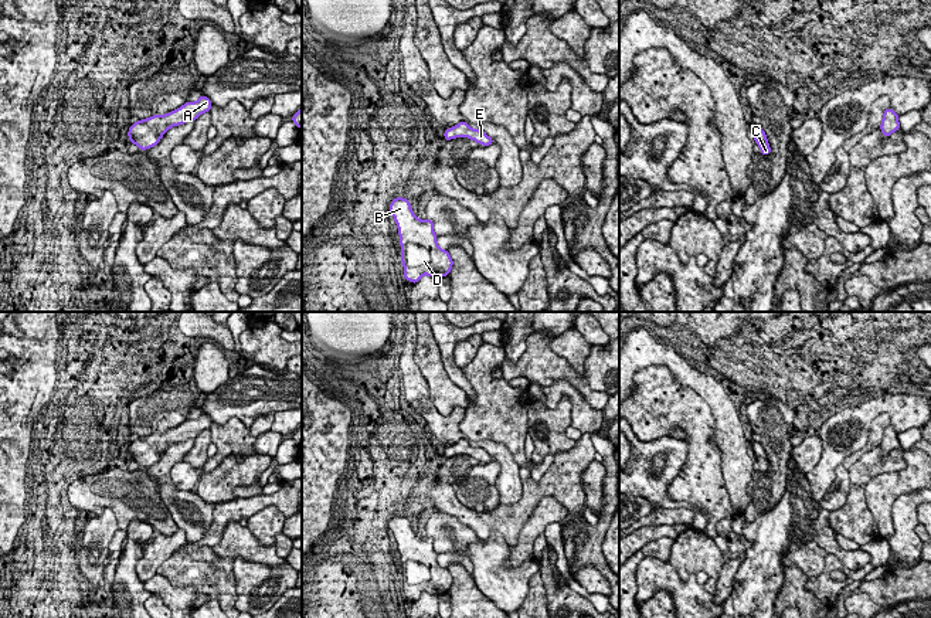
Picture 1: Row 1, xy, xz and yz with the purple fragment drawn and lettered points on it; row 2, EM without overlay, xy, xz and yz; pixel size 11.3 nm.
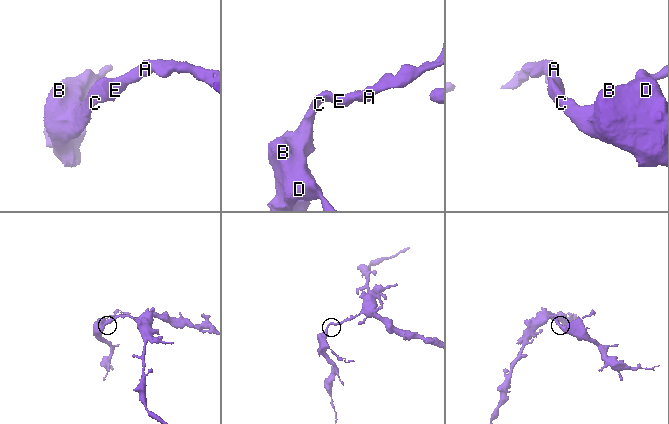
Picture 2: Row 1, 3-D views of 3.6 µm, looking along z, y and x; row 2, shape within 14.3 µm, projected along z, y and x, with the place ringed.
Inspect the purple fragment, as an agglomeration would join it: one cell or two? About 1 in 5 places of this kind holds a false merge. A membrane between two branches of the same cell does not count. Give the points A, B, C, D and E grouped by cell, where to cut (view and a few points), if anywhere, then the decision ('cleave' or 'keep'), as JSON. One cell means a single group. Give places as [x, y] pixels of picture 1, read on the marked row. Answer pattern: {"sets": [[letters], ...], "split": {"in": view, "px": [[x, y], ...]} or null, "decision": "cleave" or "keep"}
{"sets": [["A", "B", "C", "D", "E"]], "split": null, "decision": "keep"}

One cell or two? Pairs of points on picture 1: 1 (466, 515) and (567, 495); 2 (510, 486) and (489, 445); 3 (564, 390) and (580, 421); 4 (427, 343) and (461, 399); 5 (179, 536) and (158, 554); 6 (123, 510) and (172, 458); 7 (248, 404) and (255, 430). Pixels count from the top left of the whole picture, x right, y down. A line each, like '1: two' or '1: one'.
1: one
2: one
3: one
4: one
5: one
6: two
7: two

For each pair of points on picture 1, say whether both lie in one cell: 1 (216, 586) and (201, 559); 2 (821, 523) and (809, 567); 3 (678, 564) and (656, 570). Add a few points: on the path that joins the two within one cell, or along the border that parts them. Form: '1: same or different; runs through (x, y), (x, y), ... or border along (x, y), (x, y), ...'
1: same; runs through (213, 579), (201, 566)
2: different; border along (814, 540), (826, 553)
3: different; border along (668, 562), (682, 580), (687, 580)

